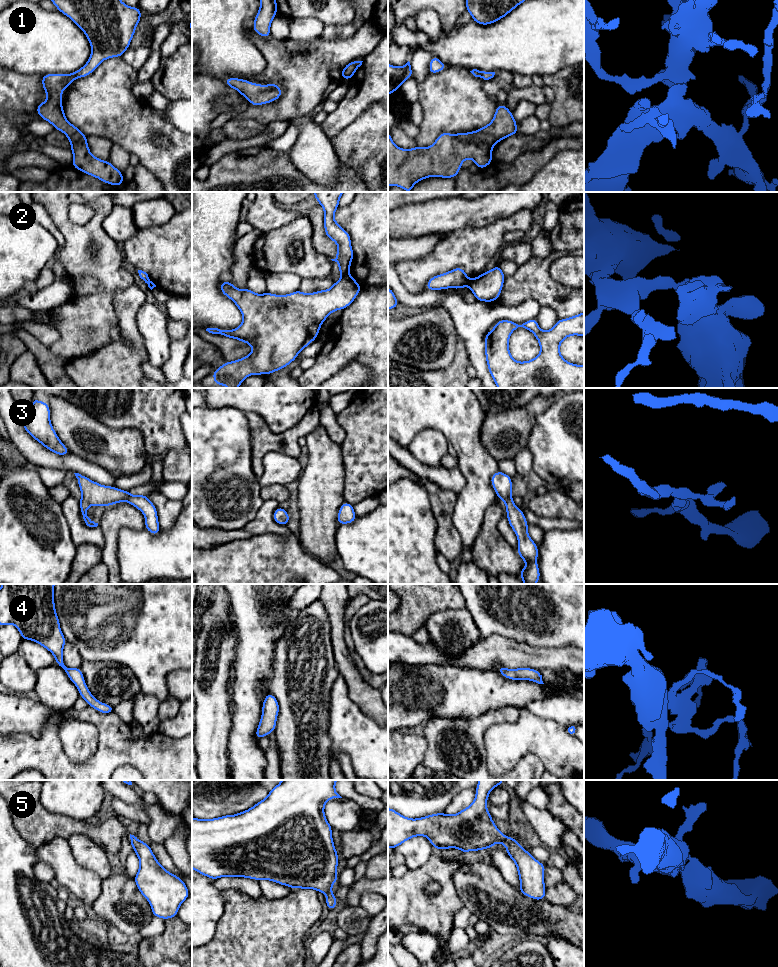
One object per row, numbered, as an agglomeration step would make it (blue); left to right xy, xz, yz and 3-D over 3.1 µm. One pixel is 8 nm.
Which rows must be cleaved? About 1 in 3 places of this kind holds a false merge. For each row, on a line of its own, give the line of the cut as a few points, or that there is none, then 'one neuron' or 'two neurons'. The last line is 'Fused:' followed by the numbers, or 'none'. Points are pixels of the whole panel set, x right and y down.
1: no cut; one neuron
2: cut in xz along (347, 272), (342, 275); two neurons
3: no cut; one neuron
4: no cut; one neuron
5: no cut; one neuron
Fused: 2

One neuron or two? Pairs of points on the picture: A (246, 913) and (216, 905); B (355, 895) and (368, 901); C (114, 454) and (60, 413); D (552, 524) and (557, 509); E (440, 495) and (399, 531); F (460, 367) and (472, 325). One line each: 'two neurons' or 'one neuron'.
A: two neurons
B: two neurons
C: one neuron
D: two neurons
E: two neurons
F: two neurons

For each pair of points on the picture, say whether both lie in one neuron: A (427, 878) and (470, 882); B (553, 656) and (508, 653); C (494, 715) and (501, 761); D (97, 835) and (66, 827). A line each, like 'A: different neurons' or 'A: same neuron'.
A: different neurons
B: same neuron
C: different neurons
D: same neuron

